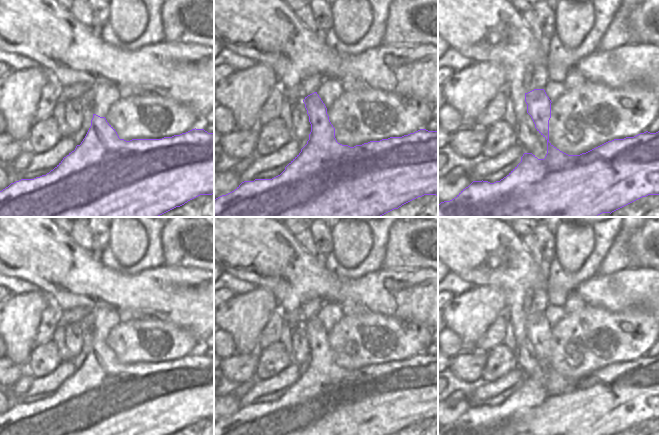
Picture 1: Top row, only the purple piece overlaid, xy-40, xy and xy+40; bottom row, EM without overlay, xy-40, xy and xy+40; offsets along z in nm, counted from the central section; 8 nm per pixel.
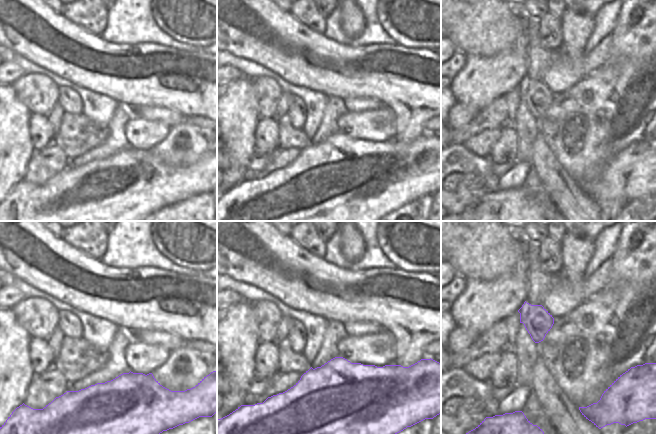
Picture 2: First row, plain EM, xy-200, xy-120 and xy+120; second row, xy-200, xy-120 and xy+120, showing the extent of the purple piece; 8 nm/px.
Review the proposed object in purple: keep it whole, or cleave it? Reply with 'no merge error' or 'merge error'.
no merge error

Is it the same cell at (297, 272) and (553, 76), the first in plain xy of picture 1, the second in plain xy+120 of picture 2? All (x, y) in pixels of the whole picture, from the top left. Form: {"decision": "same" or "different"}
{"decision": "different"}

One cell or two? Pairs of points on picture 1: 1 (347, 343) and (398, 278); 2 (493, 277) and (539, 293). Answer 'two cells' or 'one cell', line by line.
1: two cells
2: two cells

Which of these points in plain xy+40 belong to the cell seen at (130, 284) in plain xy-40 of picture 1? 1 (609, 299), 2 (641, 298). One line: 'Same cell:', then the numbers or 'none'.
Same cell: 1, 2

